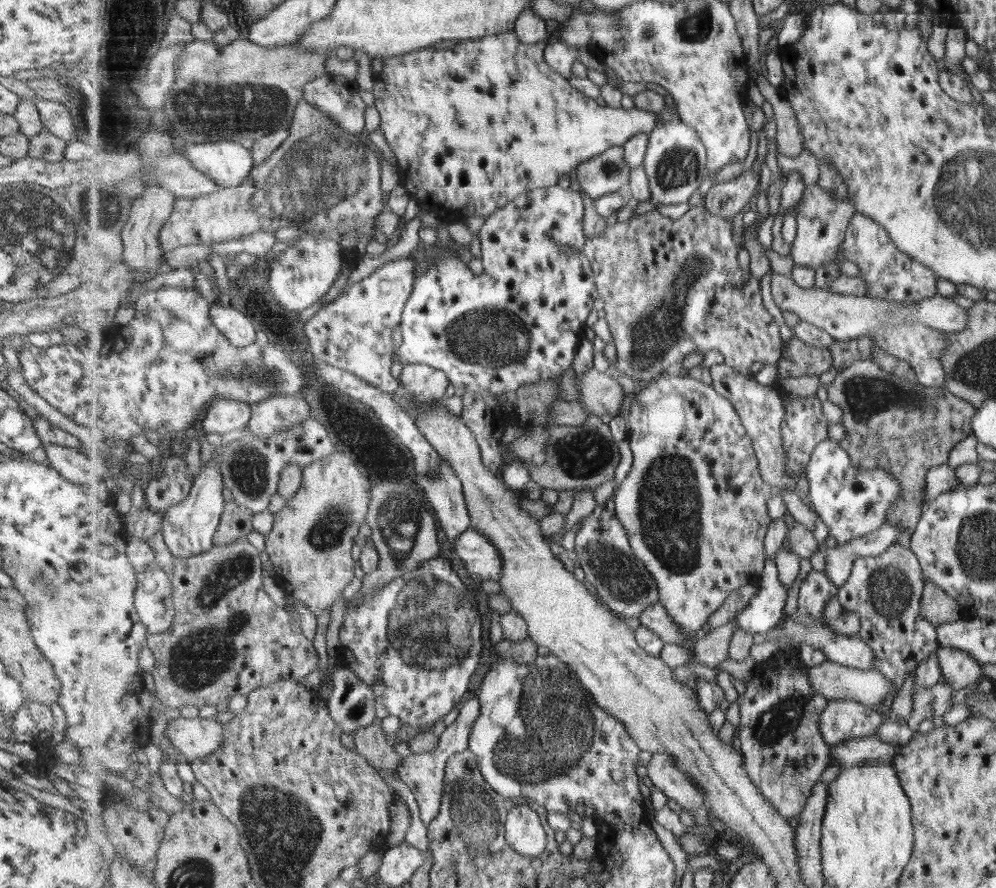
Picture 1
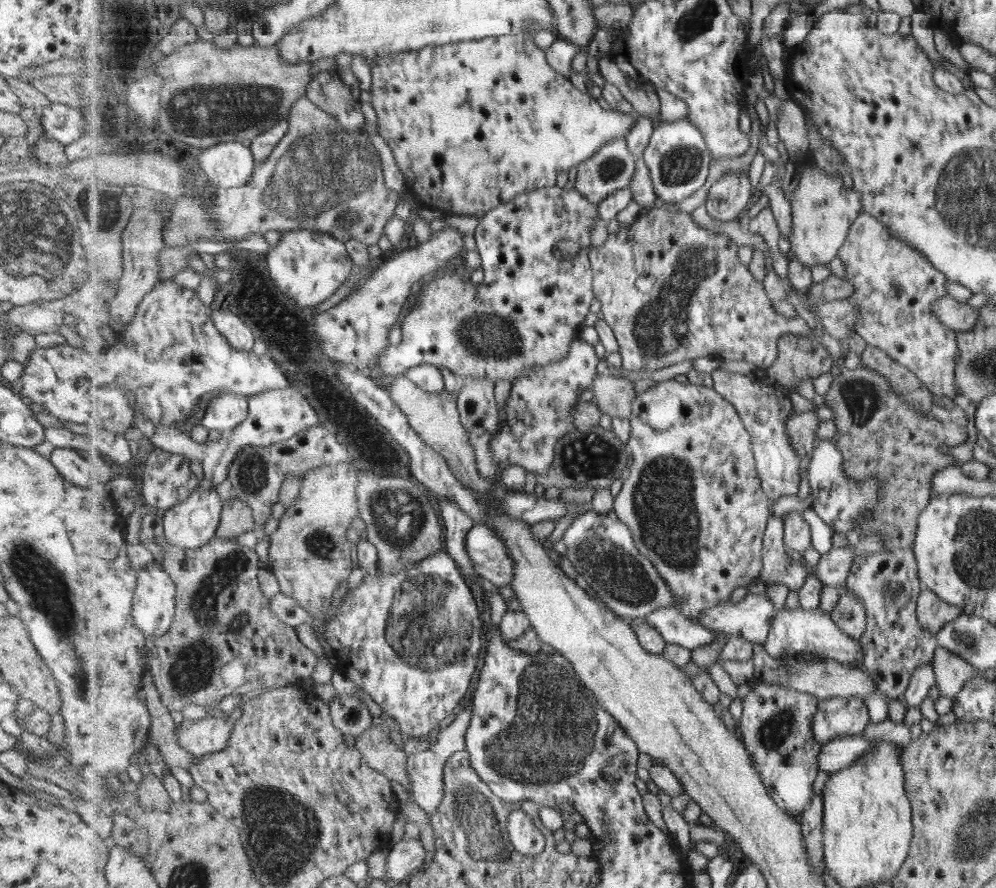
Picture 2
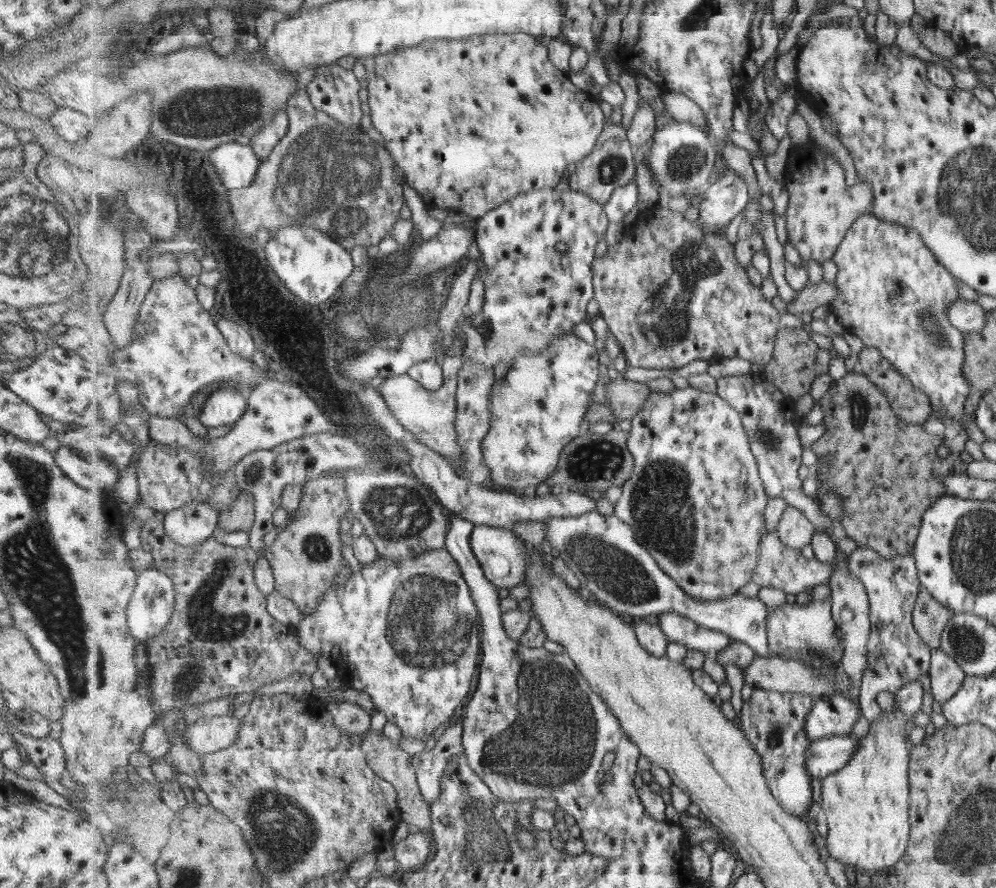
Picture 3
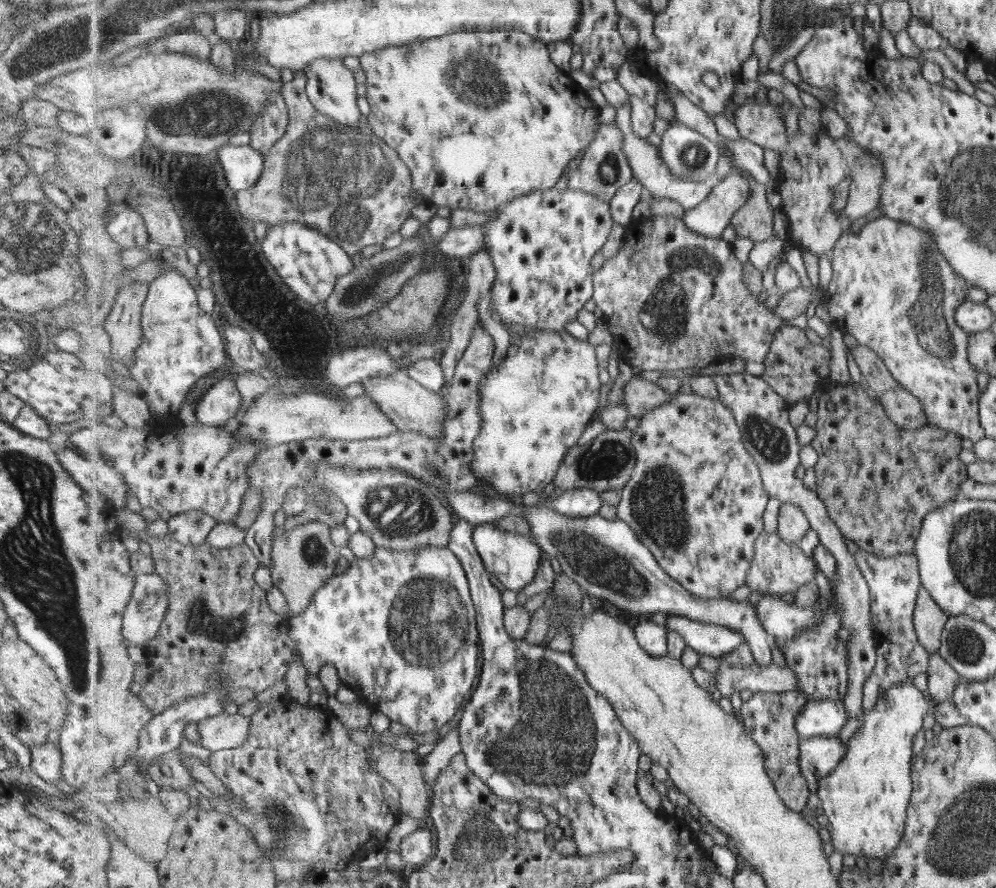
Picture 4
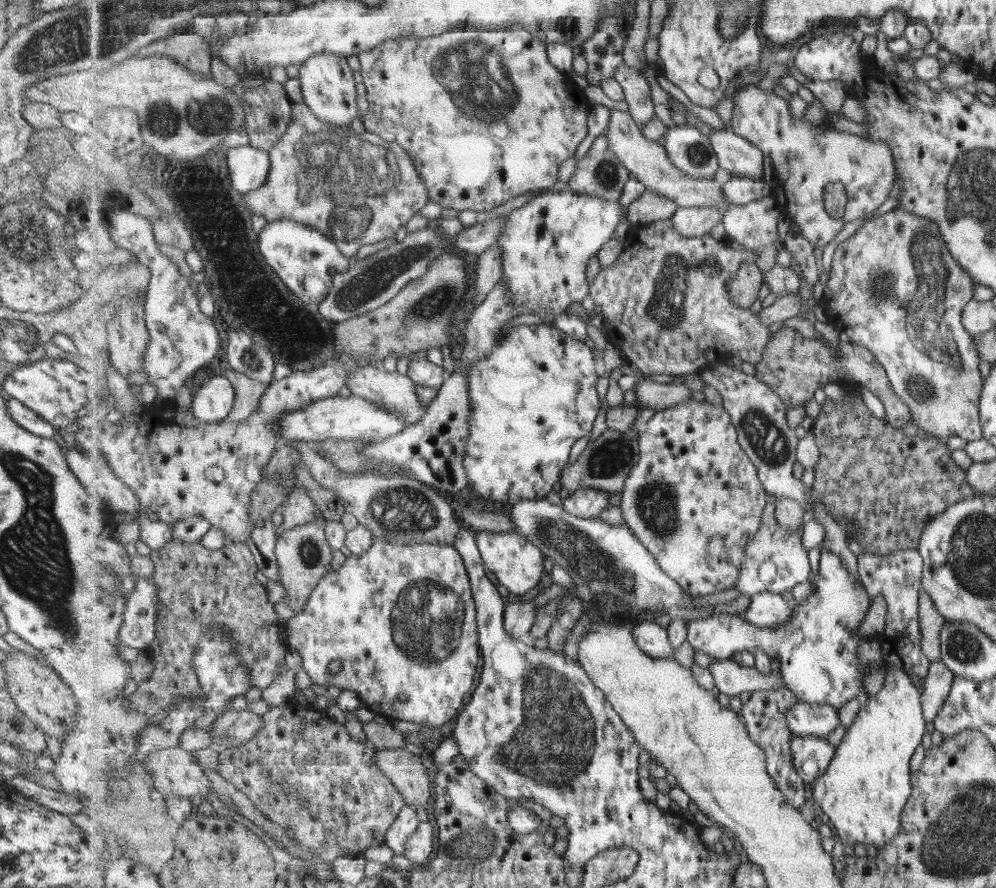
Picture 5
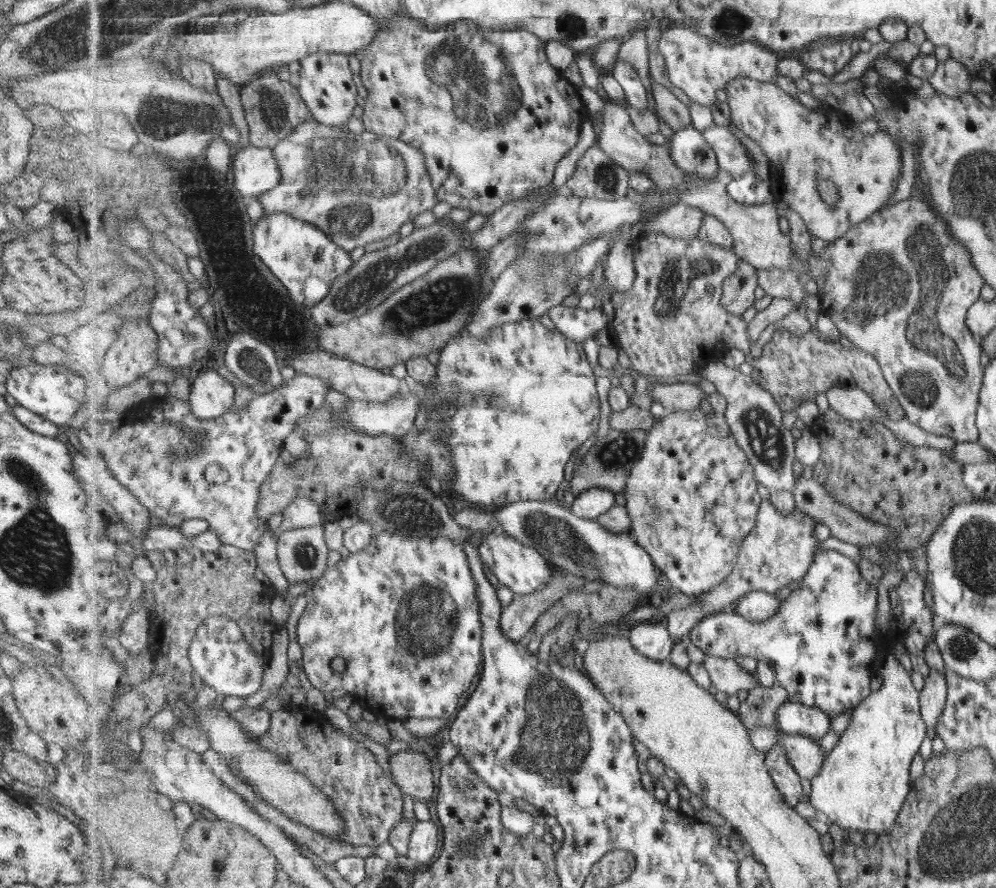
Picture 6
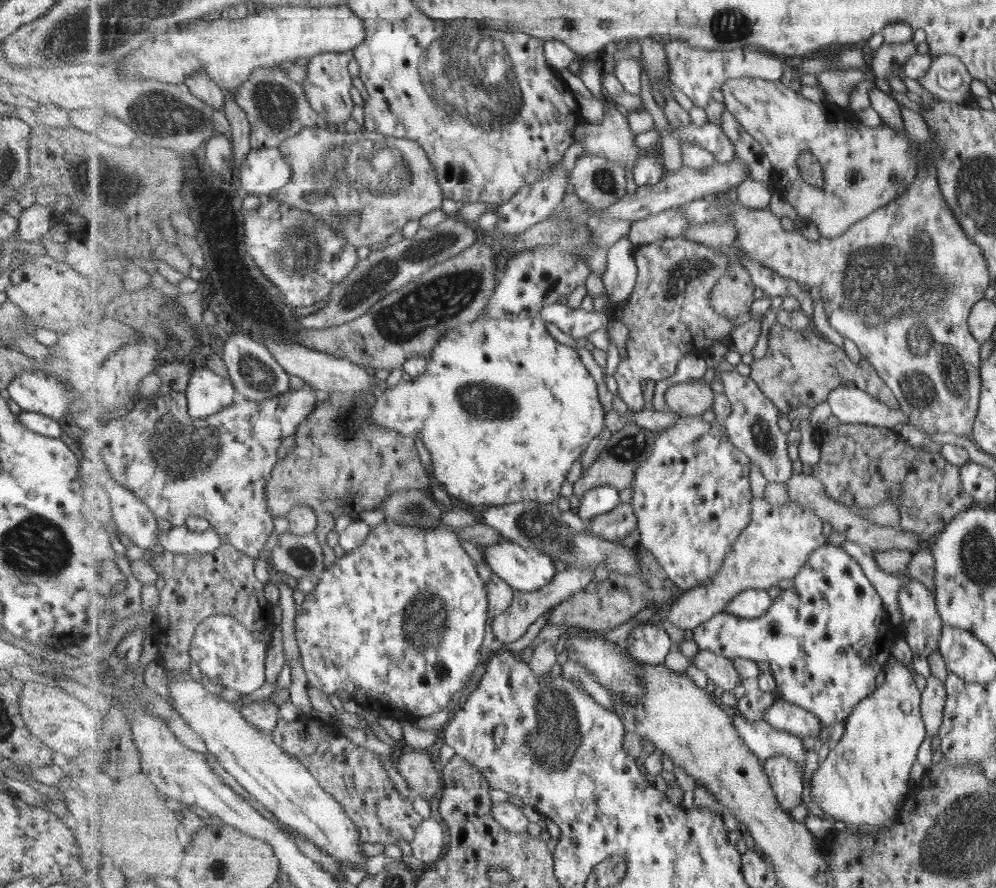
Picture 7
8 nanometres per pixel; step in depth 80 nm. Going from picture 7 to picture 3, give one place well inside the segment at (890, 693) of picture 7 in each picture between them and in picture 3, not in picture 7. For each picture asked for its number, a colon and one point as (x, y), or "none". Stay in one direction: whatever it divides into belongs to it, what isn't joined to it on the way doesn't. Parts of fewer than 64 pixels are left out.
3: (867, 805)
4: (866, 798)
5: (864, 792)
6: (863, 784)

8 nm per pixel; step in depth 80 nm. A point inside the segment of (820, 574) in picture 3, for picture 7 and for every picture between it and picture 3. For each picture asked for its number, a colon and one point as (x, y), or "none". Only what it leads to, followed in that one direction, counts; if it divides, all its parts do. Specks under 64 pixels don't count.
4: (779, 567)
5: (776, 561)
6: (779, 552)
7: (778, 542)

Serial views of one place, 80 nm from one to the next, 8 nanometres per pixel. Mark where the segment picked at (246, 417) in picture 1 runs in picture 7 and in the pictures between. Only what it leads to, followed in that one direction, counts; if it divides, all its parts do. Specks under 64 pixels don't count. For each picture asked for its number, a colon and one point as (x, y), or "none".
2: (225, 412)
3: (228, 405)
4: (223, 402)
5: (214, 402)
6: (212, 396)
7: (209, 393)

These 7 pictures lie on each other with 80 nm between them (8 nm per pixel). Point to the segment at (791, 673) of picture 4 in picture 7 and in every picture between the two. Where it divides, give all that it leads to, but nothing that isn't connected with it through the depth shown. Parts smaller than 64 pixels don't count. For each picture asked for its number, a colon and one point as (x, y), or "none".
5: (732, 678)
6: (728, 676)
7: (721, 670)

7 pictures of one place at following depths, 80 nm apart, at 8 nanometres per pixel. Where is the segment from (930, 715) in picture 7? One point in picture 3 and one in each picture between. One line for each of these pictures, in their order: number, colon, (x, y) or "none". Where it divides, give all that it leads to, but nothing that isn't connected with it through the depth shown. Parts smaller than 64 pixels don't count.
3: (946, 676)
4: (942, 678)
5: (938, 682)
6: (933, 696)

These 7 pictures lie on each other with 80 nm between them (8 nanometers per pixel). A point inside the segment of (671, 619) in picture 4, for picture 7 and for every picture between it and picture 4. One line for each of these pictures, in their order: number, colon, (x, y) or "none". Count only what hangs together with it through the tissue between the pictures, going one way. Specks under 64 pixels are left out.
5: (817, 650)
6: (824, 645)
7: (825, 639)

